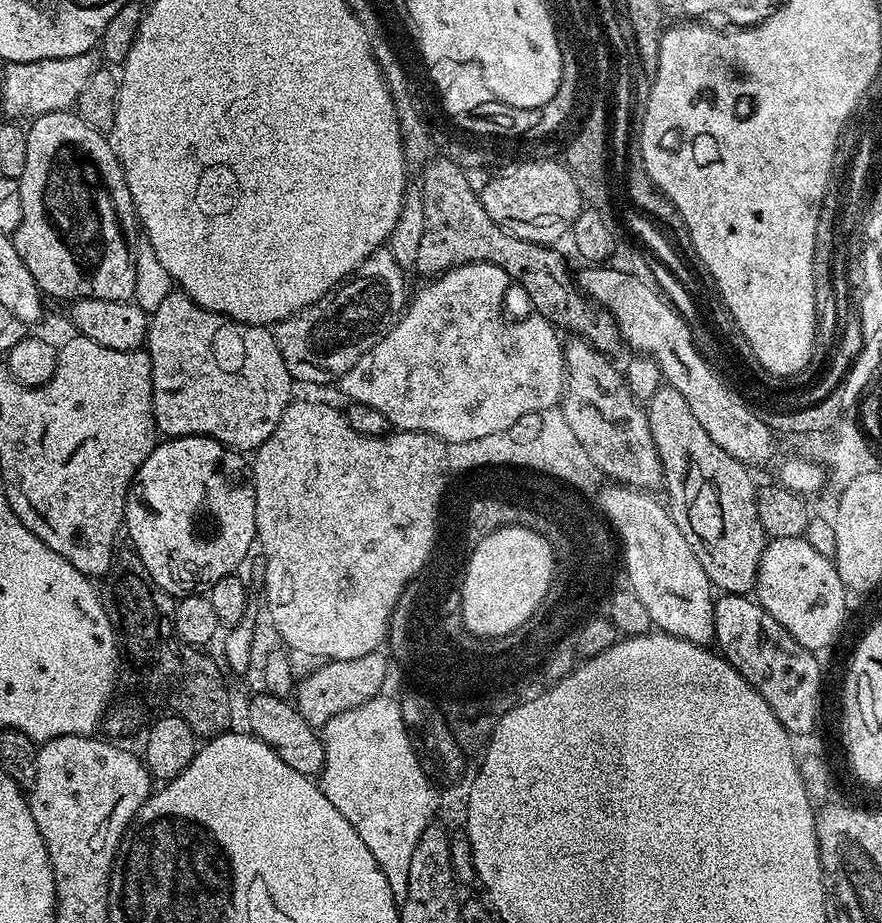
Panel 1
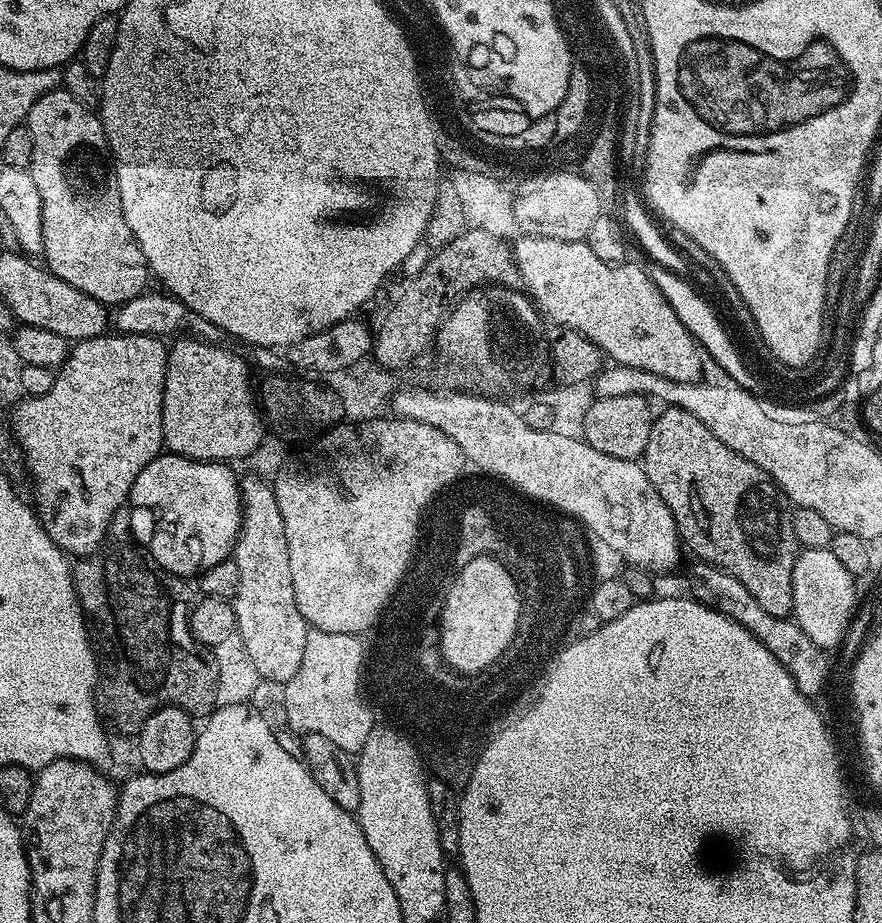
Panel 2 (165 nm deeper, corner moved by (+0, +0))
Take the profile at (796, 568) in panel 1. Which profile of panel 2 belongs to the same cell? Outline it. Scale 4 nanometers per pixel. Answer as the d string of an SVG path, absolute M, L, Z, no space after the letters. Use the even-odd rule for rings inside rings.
M831 547L805 548L797 555L792 575L792 616L799 628L818 647L839 649L853 623L850 610L857 608L856 577L853 569L842 566Z

